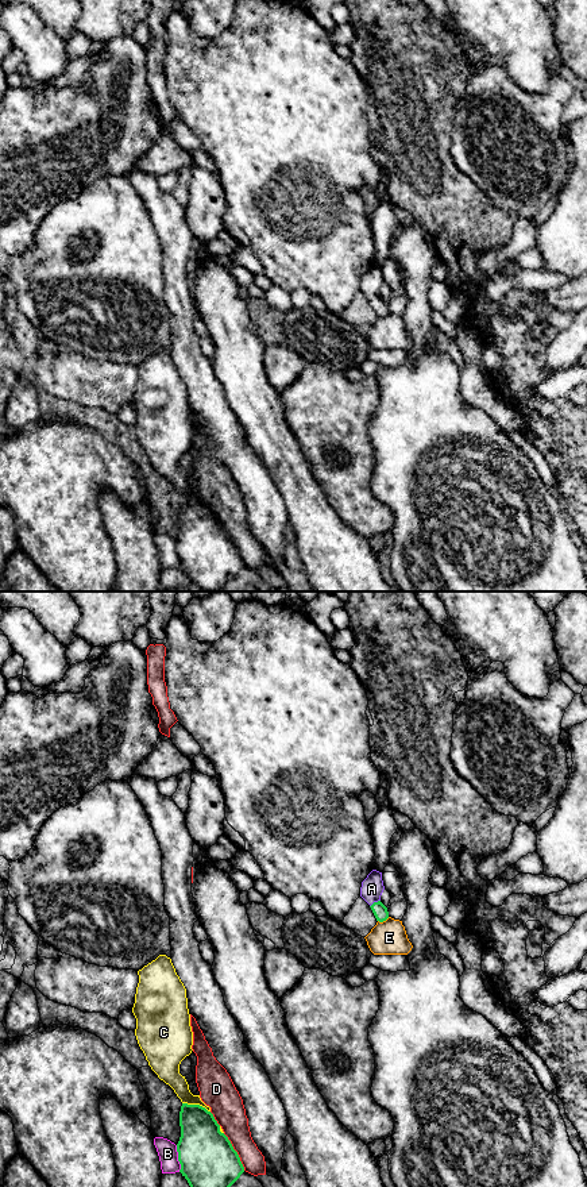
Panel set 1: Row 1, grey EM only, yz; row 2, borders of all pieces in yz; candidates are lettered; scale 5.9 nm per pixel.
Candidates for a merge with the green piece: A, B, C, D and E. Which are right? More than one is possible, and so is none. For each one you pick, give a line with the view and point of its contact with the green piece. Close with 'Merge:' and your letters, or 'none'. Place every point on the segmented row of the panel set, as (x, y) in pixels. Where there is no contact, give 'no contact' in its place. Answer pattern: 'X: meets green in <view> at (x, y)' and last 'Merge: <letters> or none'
A: meets green in yz at (374, 902)
Merge: A

